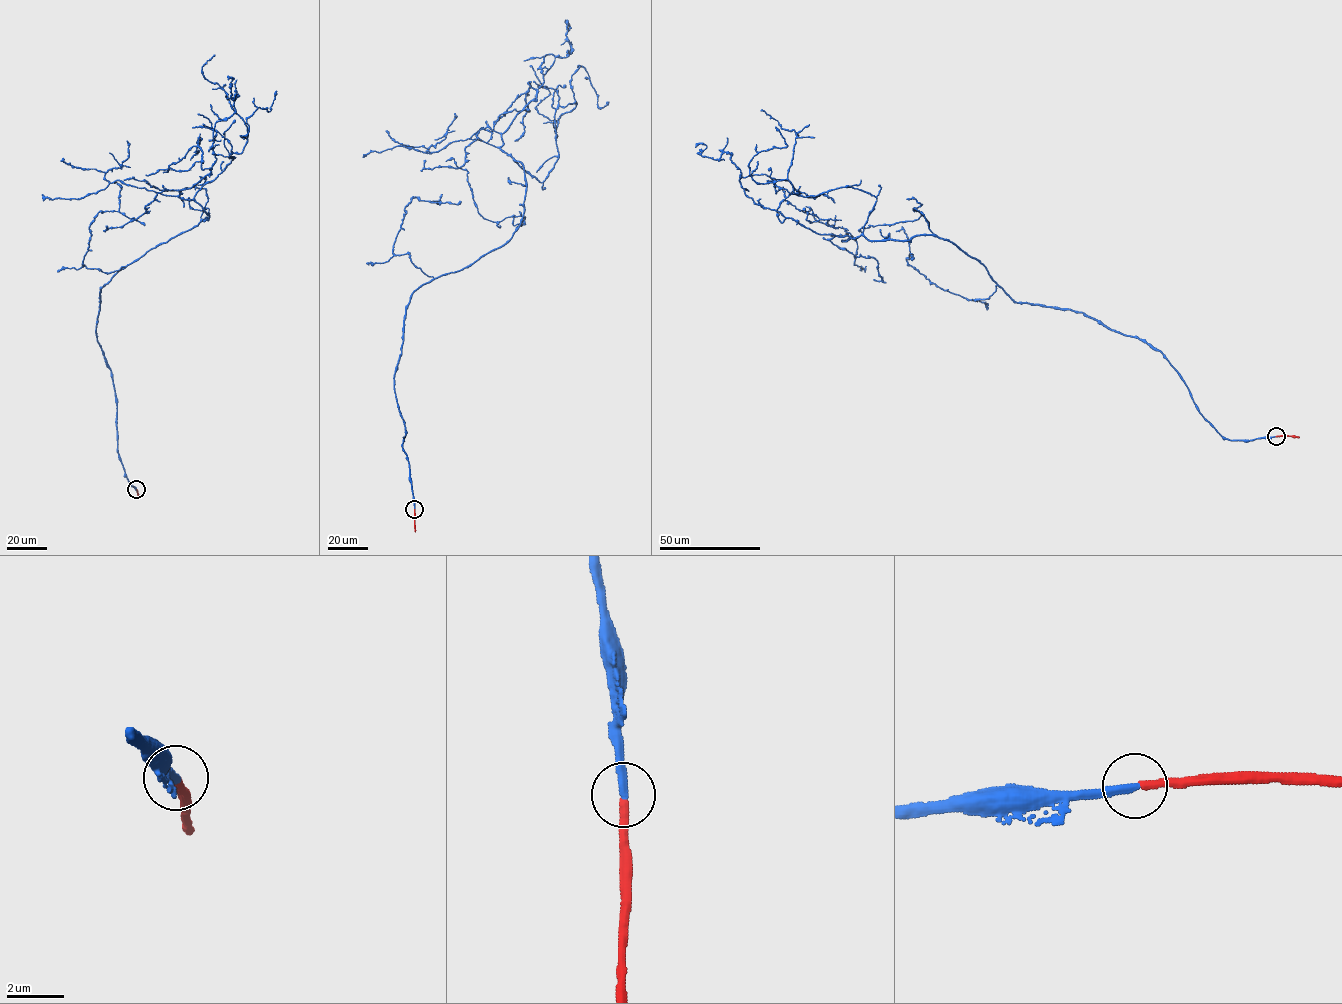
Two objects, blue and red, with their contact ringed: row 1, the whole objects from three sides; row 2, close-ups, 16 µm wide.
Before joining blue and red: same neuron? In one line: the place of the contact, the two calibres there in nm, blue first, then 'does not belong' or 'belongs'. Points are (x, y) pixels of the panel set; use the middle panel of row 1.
(414, 509) | 320/280 nm | belongs

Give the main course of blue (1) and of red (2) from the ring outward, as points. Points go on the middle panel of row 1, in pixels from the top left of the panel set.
1: (415, 509), (394, 388), (411, 294), (511, 237), (514, 161), (542, 182), (553, 167), (578, 66), (608, 102)
2: (415, 509), (415, 531)

